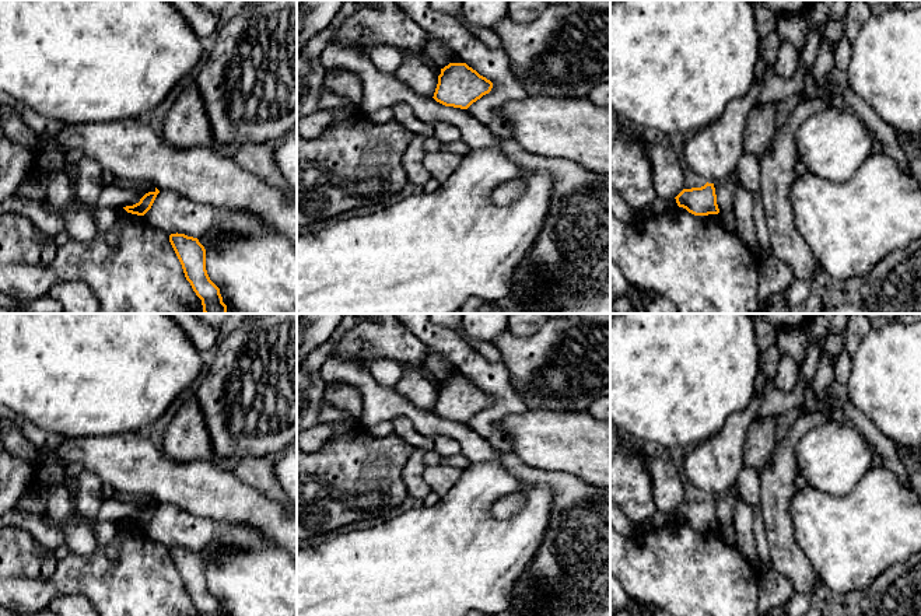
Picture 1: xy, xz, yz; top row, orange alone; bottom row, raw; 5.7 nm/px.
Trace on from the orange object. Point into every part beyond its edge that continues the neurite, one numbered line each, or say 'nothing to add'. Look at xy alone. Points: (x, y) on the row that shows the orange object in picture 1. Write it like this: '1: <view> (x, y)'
nothing to add

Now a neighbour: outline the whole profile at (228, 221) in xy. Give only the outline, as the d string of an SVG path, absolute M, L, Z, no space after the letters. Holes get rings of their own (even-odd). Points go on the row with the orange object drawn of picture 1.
M220 211L216 228L224 232L259 235L274 231L273 225L255 214L245 211Z

